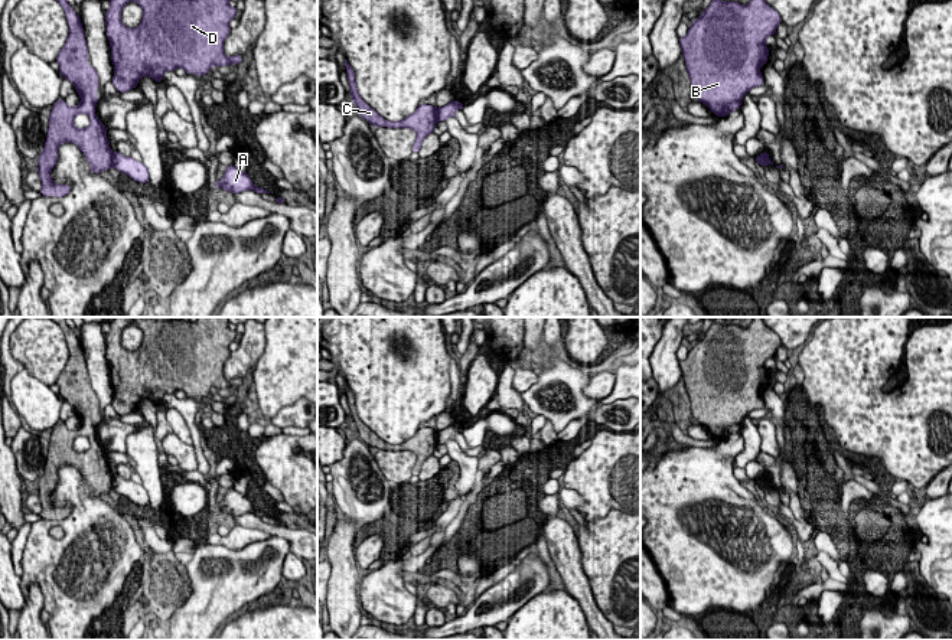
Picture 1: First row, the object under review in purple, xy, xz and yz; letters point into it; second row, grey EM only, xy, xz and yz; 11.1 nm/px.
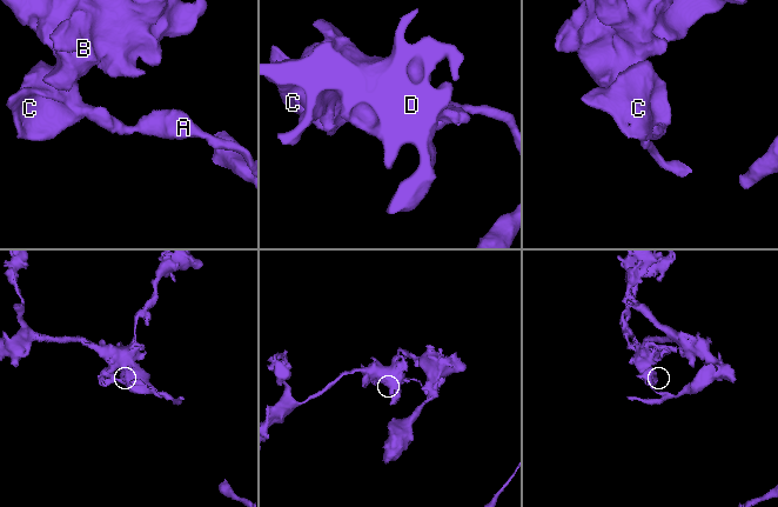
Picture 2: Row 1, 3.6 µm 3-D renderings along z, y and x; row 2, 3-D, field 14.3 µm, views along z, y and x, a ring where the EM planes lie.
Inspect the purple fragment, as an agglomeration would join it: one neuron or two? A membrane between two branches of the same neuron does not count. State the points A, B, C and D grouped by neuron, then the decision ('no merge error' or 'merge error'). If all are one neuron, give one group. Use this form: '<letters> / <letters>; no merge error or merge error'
A / B C D; merge error

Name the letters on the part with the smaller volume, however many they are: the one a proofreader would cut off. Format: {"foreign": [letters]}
{"foreign": ["A"]}

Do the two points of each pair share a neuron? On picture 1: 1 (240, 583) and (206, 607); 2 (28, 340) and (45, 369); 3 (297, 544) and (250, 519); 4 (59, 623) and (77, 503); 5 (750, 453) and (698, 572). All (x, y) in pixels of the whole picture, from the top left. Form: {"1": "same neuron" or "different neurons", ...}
{"1": "same neuron", "2": "same neuron", "3": "same neuron", "4": "same neuron", "5": "different neurons"}

